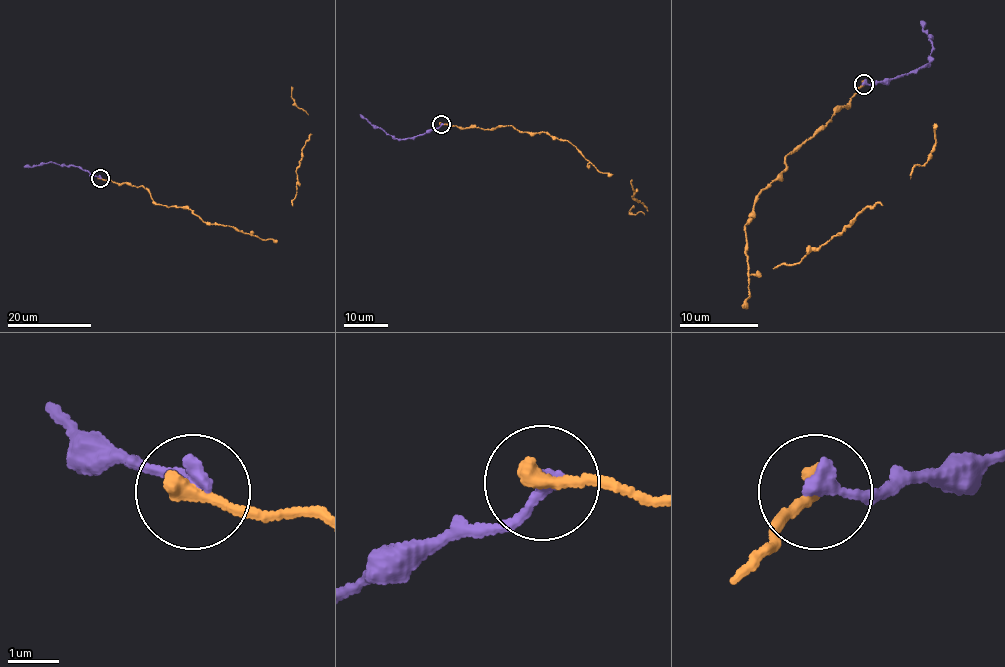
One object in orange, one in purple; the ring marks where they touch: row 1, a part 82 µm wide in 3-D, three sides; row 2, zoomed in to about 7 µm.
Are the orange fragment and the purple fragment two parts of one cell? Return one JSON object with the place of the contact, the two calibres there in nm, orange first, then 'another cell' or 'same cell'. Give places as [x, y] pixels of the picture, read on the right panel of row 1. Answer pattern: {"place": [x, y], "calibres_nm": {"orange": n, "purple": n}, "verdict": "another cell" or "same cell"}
{"place": [863, 84], "calibres_nm": {"orange": 360, "purple": 320}, "verdict": "same cell"}

